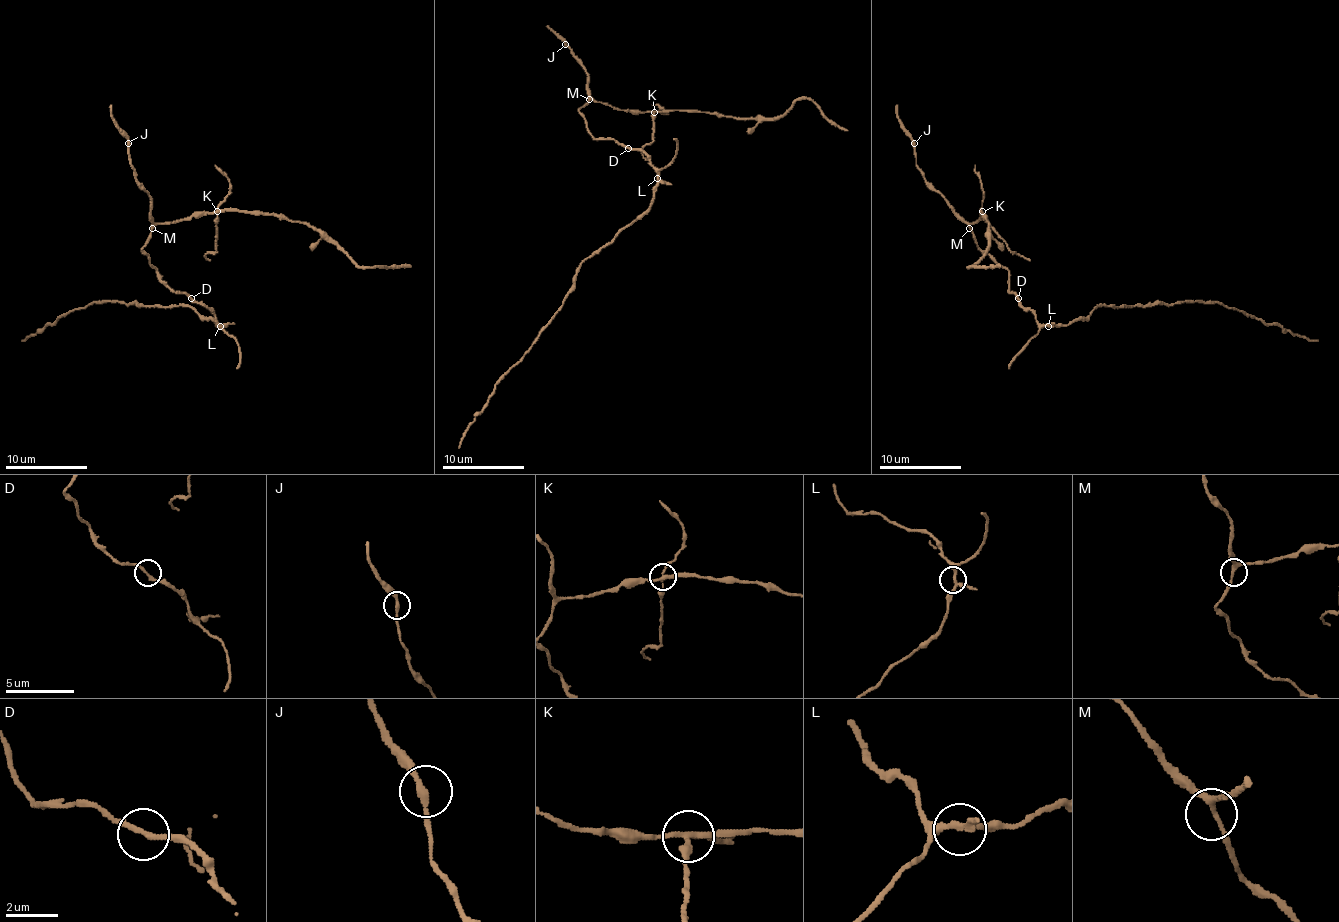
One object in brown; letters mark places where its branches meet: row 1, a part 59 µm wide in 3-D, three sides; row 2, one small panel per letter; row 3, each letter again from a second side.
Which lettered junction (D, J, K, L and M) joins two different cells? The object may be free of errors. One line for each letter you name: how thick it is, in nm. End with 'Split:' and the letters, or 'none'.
K: calibre 200 nm
Split: K

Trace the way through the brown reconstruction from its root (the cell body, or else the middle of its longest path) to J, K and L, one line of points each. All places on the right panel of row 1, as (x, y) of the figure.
J: (1018, 300), (1010, 291), (1008, 271), (977, 245), (969, 224), (924, 177), (916, 163), (914, 143)
K: (1018, 300), (1010, 291), (1008, 271), (977, 245), (971, 232), (969, 226), (981, 216), (981, 210)
L: (1018, 300), (1040, 324), (1048, 326)

